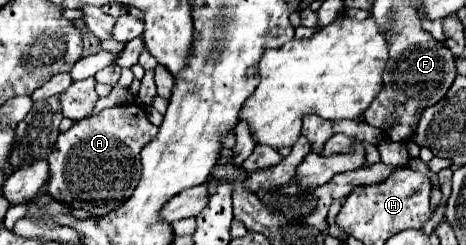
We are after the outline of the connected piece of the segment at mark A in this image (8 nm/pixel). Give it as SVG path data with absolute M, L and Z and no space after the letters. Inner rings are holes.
M135 104L105 108L93 118L75 122L67 132L59 134L49 154L51 178L47 194L63 206L81 208L93 216L105 216L131 196L141 176L139 152L157 132L157 126L147 120L145 108Z

